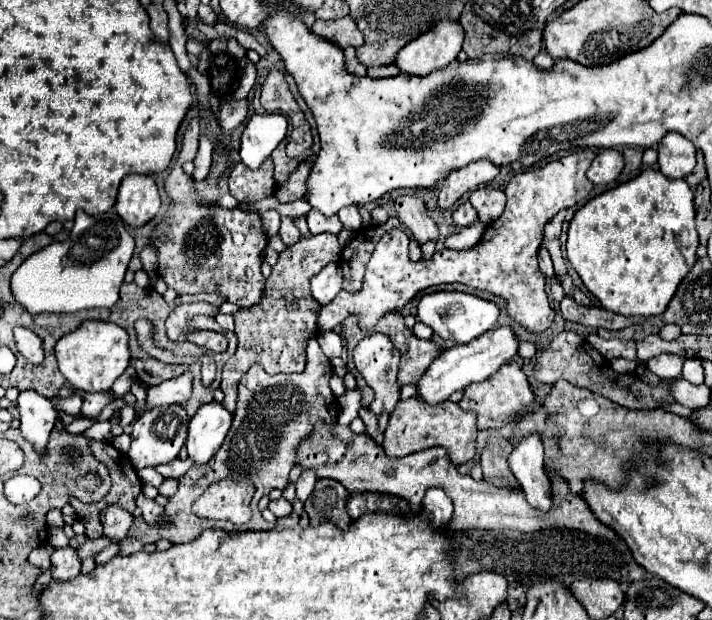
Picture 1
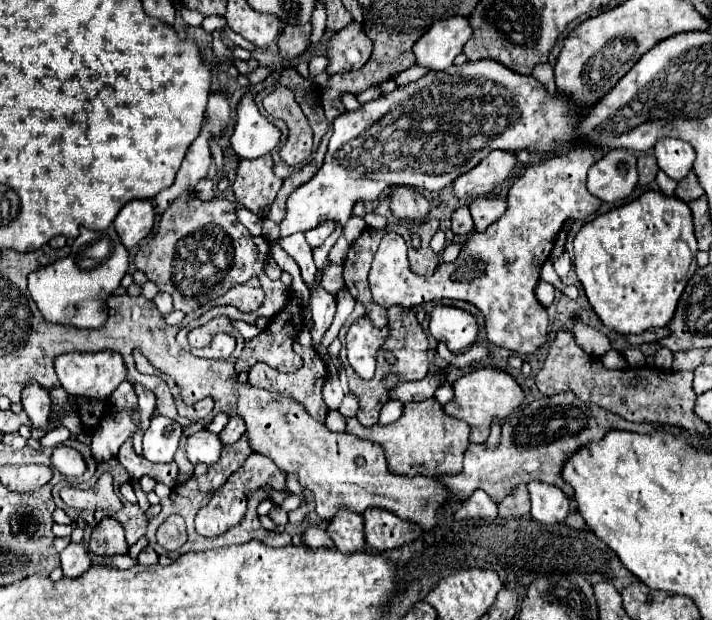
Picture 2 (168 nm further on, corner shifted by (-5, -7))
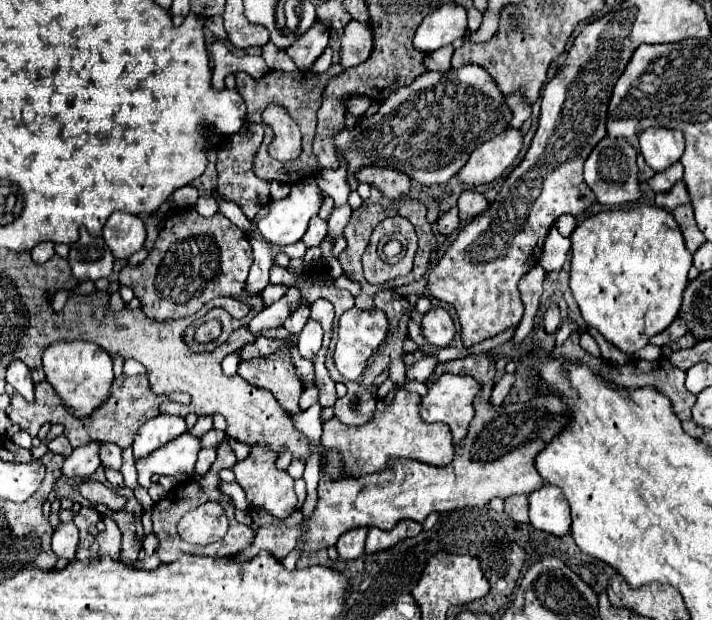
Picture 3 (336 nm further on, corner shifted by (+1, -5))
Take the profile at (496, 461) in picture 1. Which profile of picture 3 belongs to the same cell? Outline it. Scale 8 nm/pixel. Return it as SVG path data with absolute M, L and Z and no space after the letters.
M517 495L517 497L505 499L505 513L511 519L515 519L519 523L529 523L527 511L529 511L529 497L527 495Z

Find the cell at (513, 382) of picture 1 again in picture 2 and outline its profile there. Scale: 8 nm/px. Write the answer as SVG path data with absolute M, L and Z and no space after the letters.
M491 367L477 369L473 373L459 377L453 383L453 389L455 389L455 397L443 409L447 415L457 417L457 419L471 425L471 443L485 443L485 439L491 433L493 421L495 419L503 421L511 411L515 411L521 405L521 401L525 397L523 389L519 387L519 383L515 381L513 375L509 375L505 371L491 369Z

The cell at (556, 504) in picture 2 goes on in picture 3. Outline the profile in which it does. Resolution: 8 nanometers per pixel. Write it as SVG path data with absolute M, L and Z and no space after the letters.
M543 485L529 495L529 521L535 529L551 533L555 537L565 537L571 533L571 513L569 503L561 489L553 485Z

